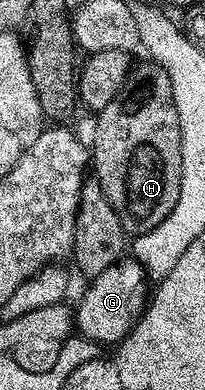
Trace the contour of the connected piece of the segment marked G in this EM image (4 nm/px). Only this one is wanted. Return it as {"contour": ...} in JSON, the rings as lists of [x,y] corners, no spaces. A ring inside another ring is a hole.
{"contour":[[[122,260],[108,266],[102,274],[96,275],[85,290],[77,310],[75,306],[75,326],[79,334],[100,344],[120,343],[133,329],[147,306],[145,282],[147,275],[144,266],[136,260]]]}

